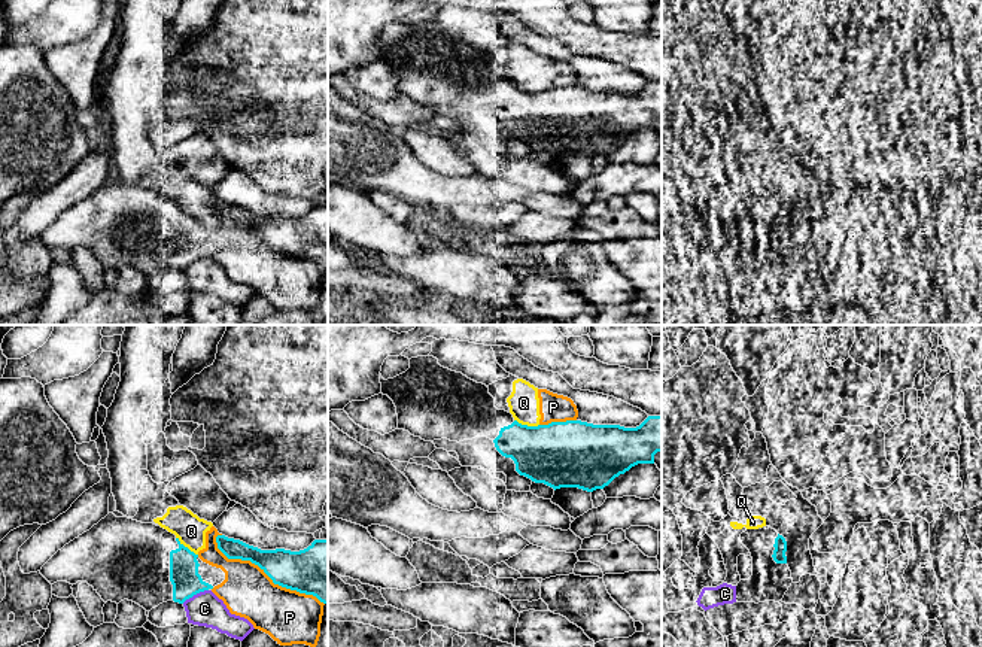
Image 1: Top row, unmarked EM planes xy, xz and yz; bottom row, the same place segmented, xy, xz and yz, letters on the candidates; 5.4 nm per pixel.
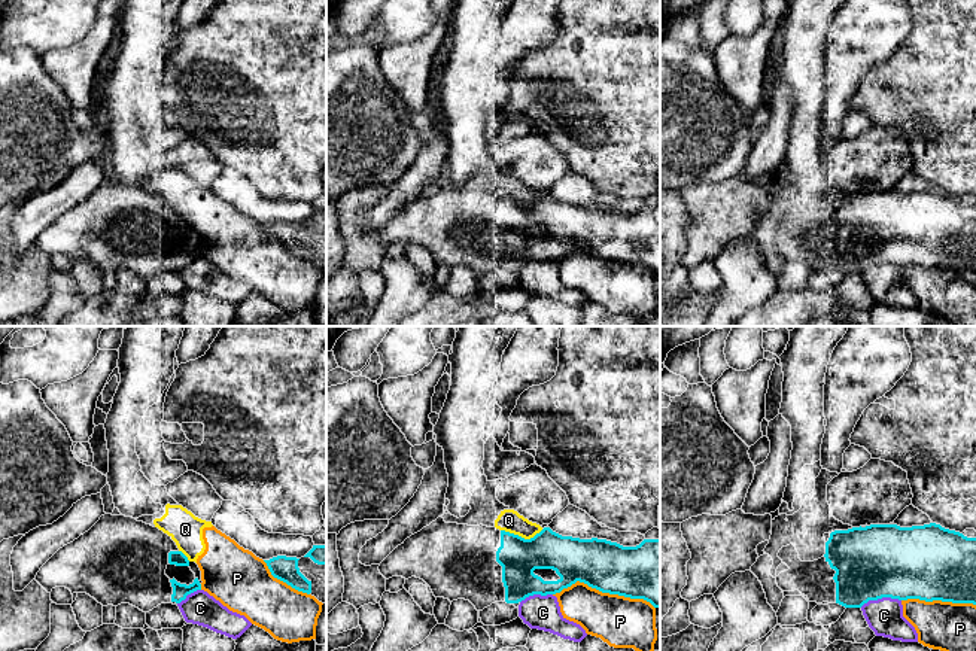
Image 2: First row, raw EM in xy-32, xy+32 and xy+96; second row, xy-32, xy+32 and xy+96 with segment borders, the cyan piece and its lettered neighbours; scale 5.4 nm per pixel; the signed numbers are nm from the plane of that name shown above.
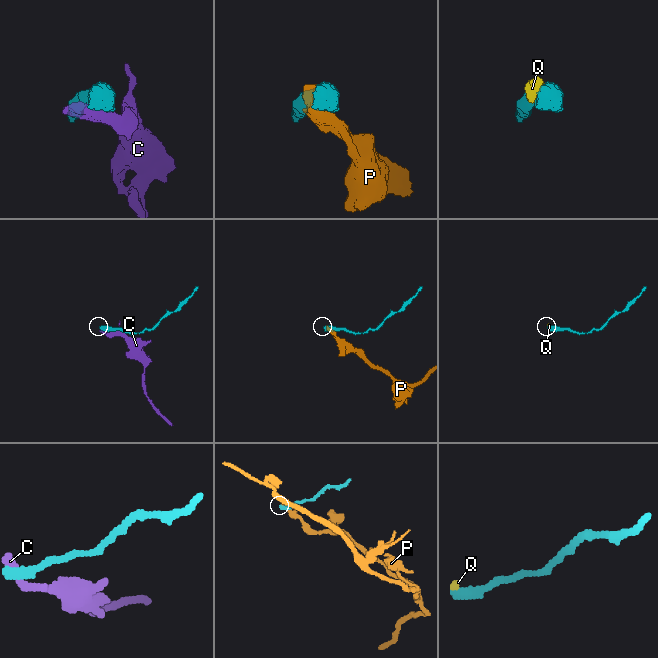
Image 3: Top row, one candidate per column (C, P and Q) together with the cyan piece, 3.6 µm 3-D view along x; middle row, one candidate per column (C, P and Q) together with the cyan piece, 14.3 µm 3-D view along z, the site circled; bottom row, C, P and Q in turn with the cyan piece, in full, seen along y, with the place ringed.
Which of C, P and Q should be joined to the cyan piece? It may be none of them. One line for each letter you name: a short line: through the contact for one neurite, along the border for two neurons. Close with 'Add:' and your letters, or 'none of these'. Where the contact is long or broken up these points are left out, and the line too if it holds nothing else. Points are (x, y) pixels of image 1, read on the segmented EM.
Add: none of these

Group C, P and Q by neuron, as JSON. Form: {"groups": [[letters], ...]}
{"groups": [["C"], ["P", "Q"]]}

